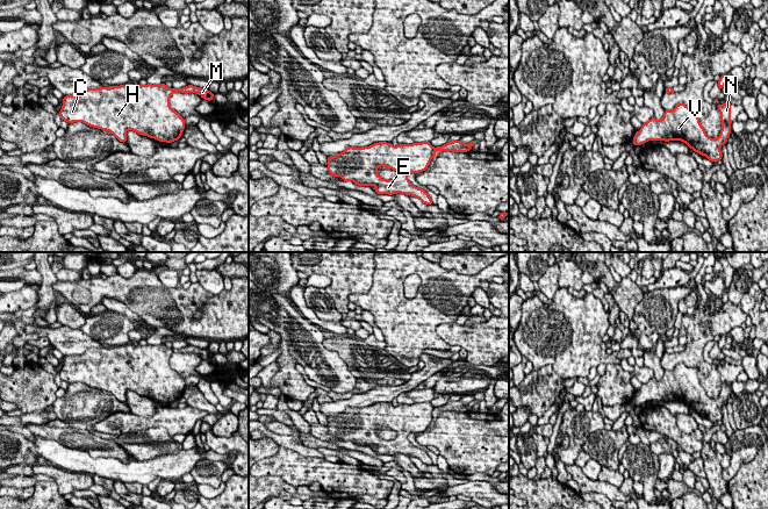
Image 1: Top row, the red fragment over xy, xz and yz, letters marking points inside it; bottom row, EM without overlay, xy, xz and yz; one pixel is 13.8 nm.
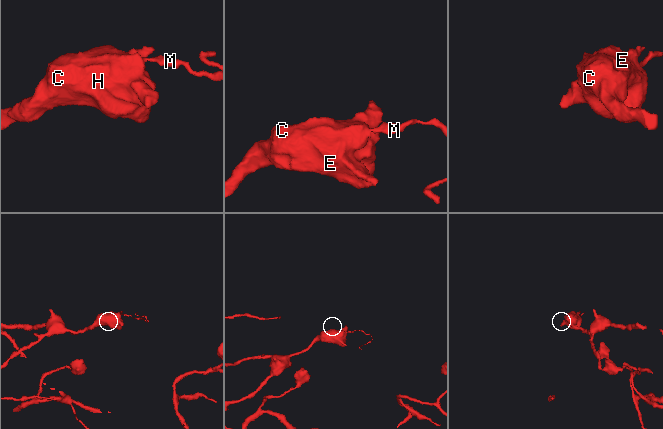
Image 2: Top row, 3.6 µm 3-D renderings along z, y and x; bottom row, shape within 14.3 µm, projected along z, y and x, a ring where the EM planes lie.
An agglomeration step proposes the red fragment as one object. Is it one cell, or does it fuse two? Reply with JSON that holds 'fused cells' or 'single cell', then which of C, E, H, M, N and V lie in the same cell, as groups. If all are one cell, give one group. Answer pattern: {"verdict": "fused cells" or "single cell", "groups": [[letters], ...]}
{"verdict": "fused cells", "groups": [["C", "E", "H", "N", "V"], ["M"]]}

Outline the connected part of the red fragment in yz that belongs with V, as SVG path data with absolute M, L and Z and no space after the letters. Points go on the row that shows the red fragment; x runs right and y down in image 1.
M725 101L724 105L716 106L720 113L722 121L722 130L718 138L711 138L706 135L699 122L697 108L687 107L681 102L673 110L665 109L663 117L660 121L653 116L641 124L640 130L636 131L632 143L633 145L641 145L648 141L681 141L711 162L722 160L720 148L727 143L731 134L732 103Z

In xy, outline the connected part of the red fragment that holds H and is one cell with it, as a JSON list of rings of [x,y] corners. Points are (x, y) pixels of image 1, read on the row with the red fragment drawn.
[[[131,83],[120,86],[88,88],[80,95],[66,95],[59,112],[62,120],[73,123],[82,122],[89,127],[109,131],[120,142],[127,142],[127,131],[155,138],[159,142],[179,141],[185,129],[185,119],[170,106],[172,88],[164,83],[159,85],[139,85]]]

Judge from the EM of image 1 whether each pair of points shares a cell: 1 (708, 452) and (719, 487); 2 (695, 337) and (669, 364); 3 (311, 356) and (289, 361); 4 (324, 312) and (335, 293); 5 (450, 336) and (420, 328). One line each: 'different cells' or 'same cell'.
1: same cell
2: same cell
3: different cells
4: different cells
5: different cells

